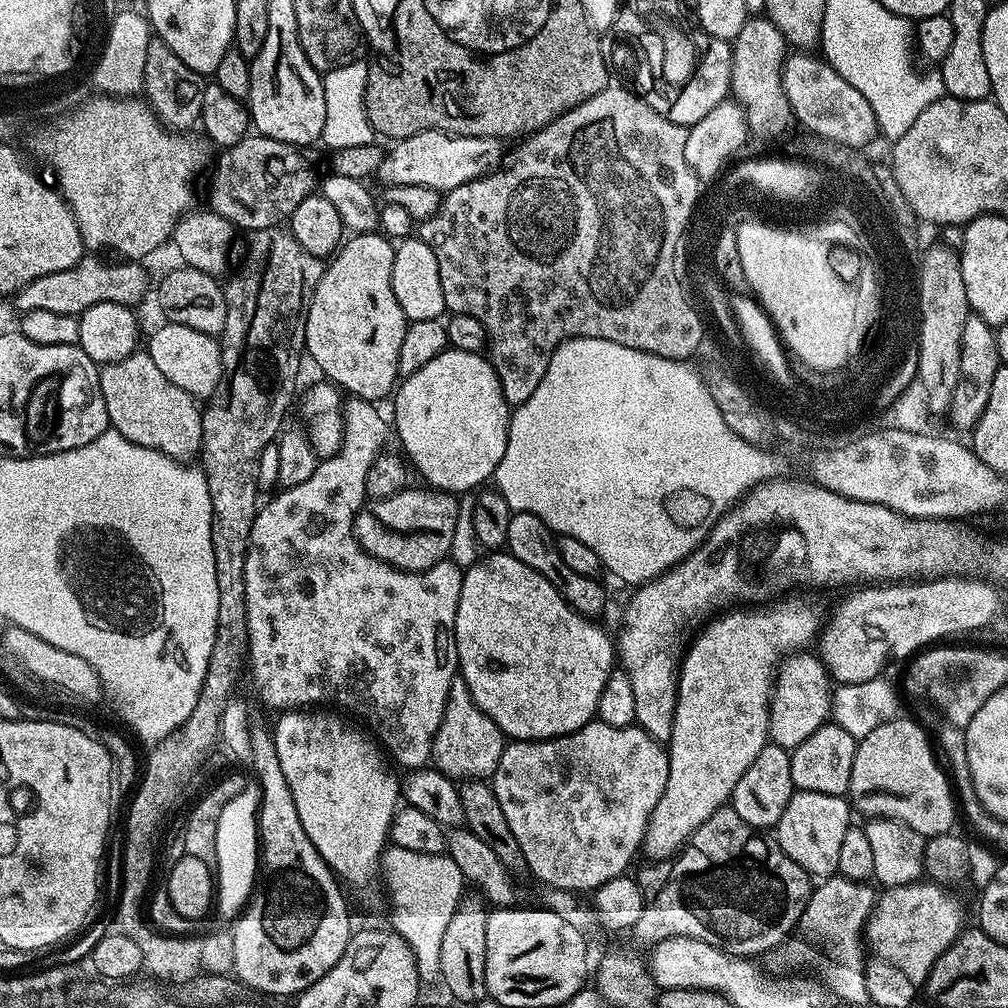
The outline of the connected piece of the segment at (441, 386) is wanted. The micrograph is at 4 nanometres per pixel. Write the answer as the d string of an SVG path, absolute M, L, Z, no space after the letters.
M454 347L438 353L426 366L414 374L403 377L395 389L396 405L392 408L394 436L400 439L404 447L403 455L410 461L411 467L425 476L433 489L449 494L471 493L479 489L496 475L498 462L506 454L508 441L509 405L504 402L502 386L491 359L478 352L463 352Z

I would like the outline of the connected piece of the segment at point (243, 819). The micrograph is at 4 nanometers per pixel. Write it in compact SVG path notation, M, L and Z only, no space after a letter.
M245 783L244 788L230 799L218 818L215 834L216 881L215 911L227 922L236 919L244 910L255 889L259 871L259 811L261 792L257 783Z

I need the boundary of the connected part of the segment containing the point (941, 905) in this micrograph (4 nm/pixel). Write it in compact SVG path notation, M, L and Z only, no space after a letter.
M935 882L903 884L884 888L876 897L872 916L868 919L866 944L879 959L890 962L920 986L925 983L934 962L960 935L964 924L964 912L960 904L948 893L947 887Z

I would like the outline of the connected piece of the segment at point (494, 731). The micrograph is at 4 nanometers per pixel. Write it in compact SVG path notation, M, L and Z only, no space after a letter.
M463 682L453 683L448 691L448 701L438 726L438 734L432 743L432 760L435 767L453 778L488 778L496 771L506 737L500 727L472 700L472 695Z

